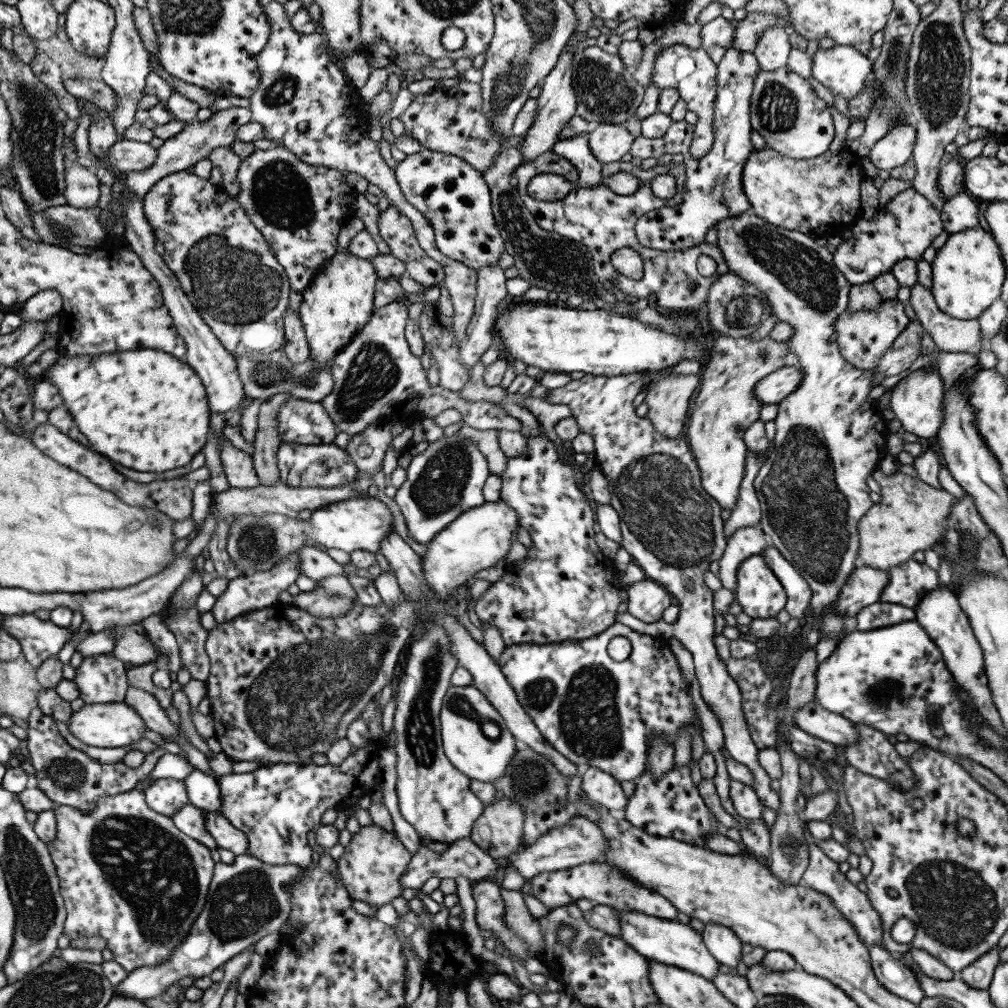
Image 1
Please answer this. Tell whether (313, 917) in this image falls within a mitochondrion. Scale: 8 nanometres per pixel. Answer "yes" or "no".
no

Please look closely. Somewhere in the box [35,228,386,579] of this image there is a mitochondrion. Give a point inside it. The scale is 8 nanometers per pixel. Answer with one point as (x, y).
(231, 281)

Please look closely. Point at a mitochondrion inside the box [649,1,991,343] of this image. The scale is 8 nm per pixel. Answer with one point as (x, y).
(797, 265)

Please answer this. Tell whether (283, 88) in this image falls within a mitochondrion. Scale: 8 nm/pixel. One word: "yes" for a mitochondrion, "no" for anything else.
yes

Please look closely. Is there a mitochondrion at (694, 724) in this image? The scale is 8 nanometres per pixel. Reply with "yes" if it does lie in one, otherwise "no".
no

